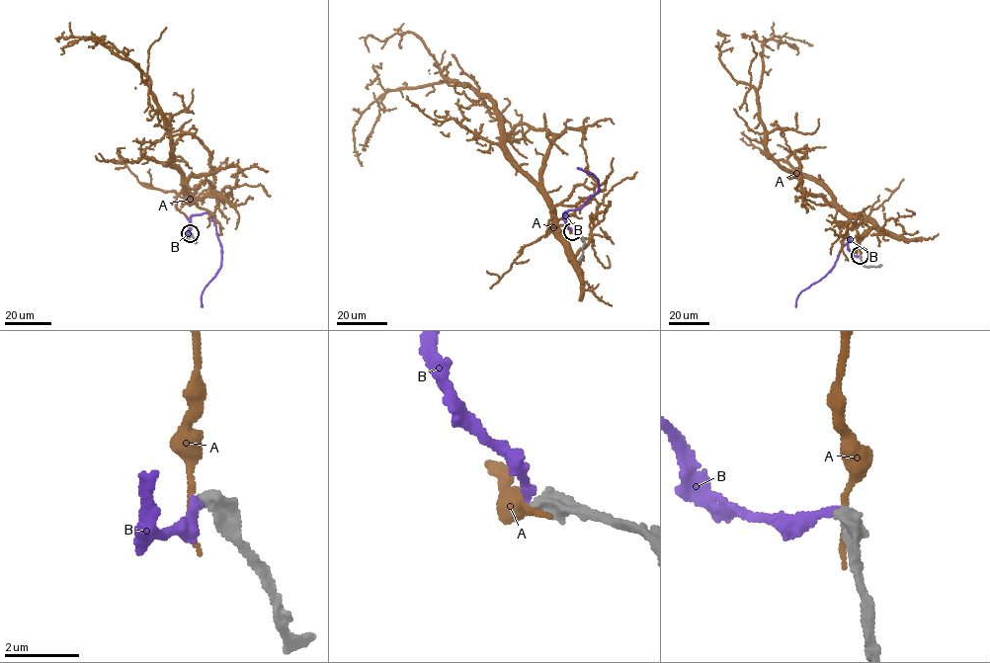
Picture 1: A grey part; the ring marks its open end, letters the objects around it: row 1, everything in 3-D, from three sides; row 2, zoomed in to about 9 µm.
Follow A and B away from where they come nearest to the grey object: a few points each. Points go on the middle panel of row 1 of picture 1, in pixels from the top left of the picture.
A: (572, 232), (548, 227), (552, 207), (505, 144), (495, 105), (448, 77), (390, 90), (362, 114), (362, 166)
B: (572, 231), (563, 213), (579, 208), (599, 188), (599, 181), (581, 169)

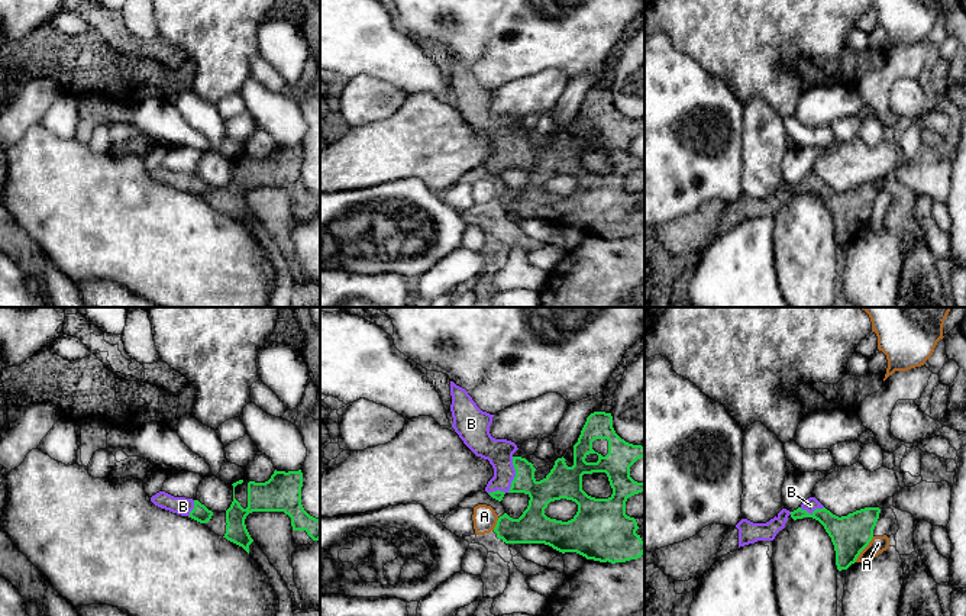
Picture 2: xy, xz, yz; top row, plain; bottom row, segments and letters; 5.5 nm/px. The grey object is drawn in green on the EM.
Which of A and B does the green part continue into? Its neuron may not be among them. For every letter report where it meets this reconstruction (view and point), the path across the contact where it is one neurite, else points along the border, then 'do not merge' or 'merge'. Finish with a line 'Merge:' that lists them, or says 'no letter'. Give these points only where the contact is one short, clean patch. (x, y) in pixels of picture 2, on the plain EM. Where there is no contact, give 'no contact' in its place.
A: contact yz (863, 223); border yz (874, 212), (855, 236); do not merge
B: contact xz (516, 150); way xz (559, 158), (529, 161), (516, 150), (501, 135), (498, 128); merge
Merge: B

